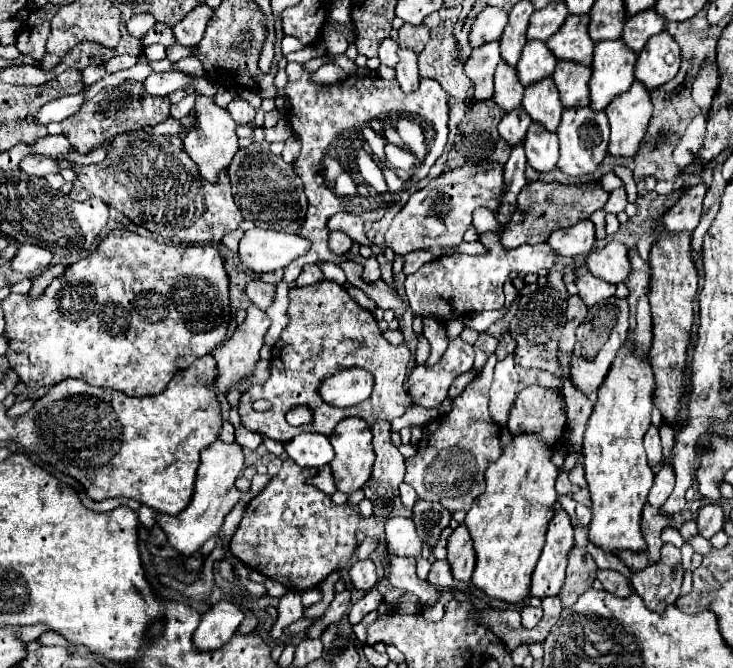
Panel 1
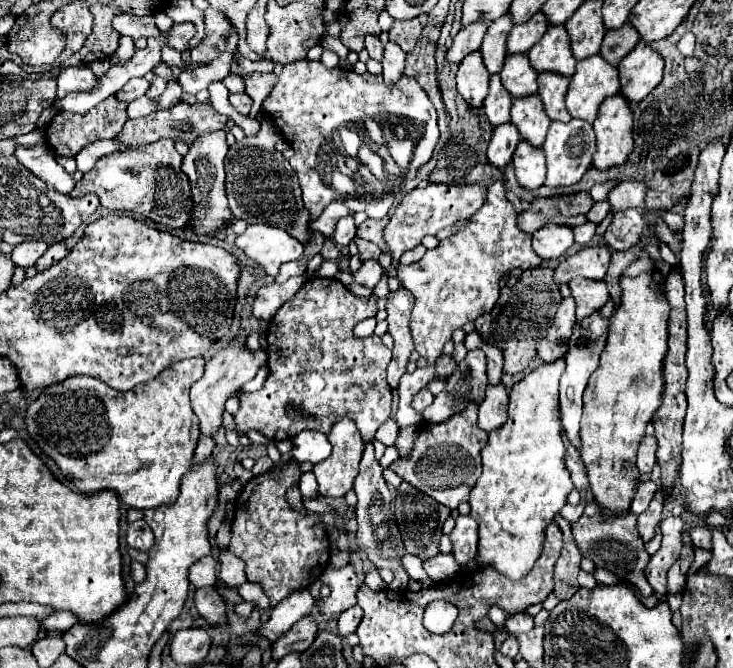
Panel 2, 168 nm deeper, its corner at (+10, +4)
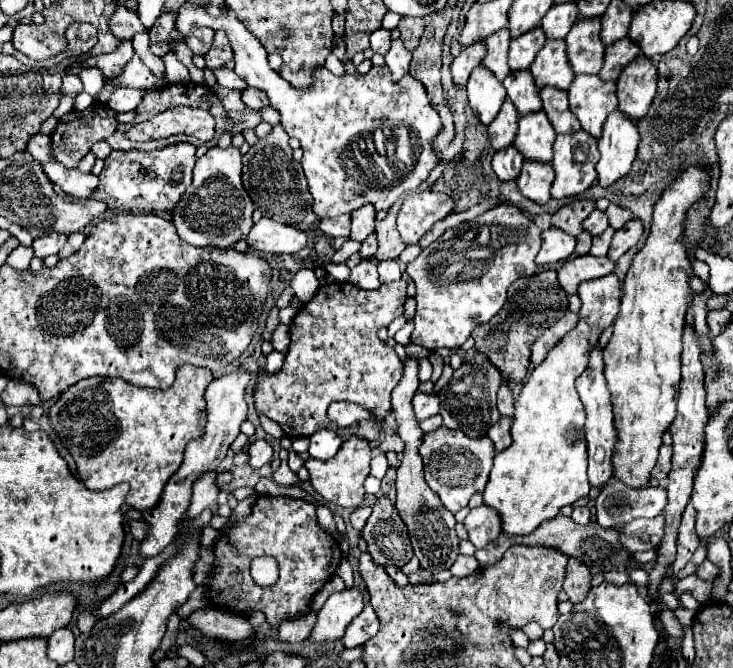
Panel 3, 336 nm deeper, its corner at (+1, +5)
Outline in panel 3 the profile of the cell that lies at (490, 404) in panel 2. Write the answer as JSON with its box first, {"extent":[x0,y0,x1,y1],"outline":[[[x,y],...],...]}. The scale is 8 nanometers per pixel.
{"extent":[487,416,513,452],"outline":[[[501,416],[499,422],[495,422],[495,426],[487,430],[487,436],[495,442],[497,452],[505,450],[511,444],[511,434],[509,434],[511,422],[513,422],[513,416]]]}

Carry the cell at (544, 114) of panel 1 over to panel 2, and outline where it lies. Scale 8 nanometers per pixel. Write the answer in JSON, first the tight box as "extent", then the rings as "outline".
{"extent":[512,95,550,147],"outline":[[[530,95],[528,99],[514,99],[512,105],[512,125],[516,125],[520,137],[534,147],[542,147],[546,131],[550,127],[544,107],[540,107],[540,97]]]}

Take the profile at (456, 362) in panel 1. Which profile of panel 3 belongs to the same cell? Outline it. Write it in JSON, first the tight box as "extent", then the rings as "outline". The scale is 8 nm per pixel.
{"extent":[413,392,439,422],"outline":[[[417,392],[413,398],[413,410],[415,410],[415,418],[419,422],[429,418],[429,416],[435,416],[439,412],[439,396]]]}

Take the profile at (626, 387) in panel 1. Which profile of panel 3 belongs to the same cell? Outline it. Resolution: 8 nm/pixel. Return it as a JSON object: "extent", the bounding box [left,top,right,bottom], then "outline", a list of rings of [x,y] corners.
{"extent":[603,166,709,488],"outline":[[[689,166],[677,176],[677,180],[663,192],[661,200],[653,206],[651,232],[645,246],[633,258],[633,264],[623,280],[621,310],[613,324],[613,336],[603,350],[607,390],[611,392],[613,416],[617,426],[617,446],[613,452],[613,480],[625,482],[631,488],[645,488],[651,480],[651,470],[655,466],[661,436],[675,418],[677,406],[677,386],[681,378],[681,336],[687,312],[689,278],[693,276],[691,262],[685,254],[685,244],[681,240],[685,212],[705,196],[709,186],[709,172],[699,166]]]}

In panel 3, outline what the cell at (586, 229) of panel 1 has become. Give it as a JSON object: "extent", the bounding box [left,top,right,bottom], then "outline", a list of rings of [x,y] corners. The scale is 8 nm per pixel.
{"extent":[535,228,577,266],"outline":[[[549,228],[543,232],[543,246],[541,246],[535,262],[539,266],[563,262],[569,256],[573,256],[575,244],[577,244],[577,240],[571,234],[565,234],[563,230],[557,230],[557,228]]]}

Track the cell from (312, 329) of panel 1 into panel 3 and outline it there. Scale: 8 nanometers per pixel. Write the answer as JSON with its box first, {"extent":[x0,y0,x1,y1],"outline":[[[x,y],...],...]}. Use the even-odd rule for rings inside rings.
{"extent":[253,280,407,442],"outline":[[[397,280],[381,284],[377,290],[361,290],[351,282],[333,282],[317,290],[317,294],[295,314],[289,334],[291,344],[279,374],[261,374],[261,382],[253,388],[257,414],[277,422],[287,438],[311,436],[317,428],[331,428],[343,440],[359,434],[369,442],[377,442],[391,412],[391,390],[401,378],[403,364],[395,350],[379,340],[379,328],[403,314],[407,282]],[[333,400],[355,402],[369,410],[371,418],[347,428],[337,428],[327,420],[327,406]]]}

